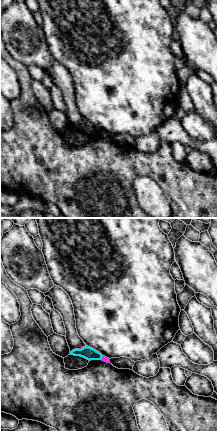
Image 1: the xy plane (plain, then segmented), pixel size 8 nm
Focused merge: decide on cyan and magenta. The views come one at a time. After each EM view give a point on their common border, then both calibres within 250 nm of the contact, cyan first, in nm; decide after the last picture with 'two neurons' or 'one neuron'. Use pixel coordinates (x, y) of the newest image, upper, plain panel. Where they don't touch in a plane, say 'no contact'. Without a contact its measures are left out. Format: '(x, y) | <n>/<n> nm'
(101, 134) | 100/50 nm

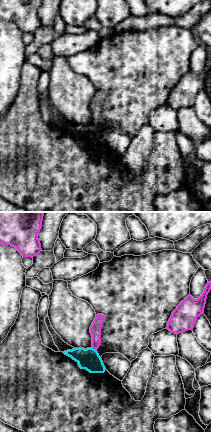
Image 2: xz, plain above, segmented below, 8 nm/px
(92, 124) | 170/90 nm

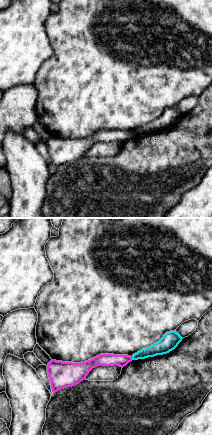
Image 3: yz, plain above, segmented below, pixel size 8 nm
(132, 134) | 120/100 nm

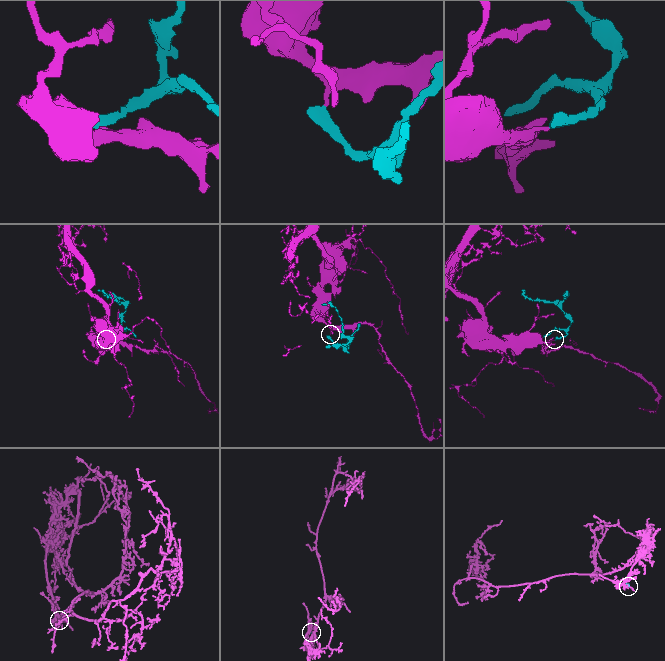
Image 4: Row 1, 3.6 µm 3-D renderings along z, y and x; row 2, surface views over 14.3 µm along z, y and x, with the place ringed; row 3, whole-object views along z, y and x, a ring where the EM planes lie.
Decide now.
two neurons

